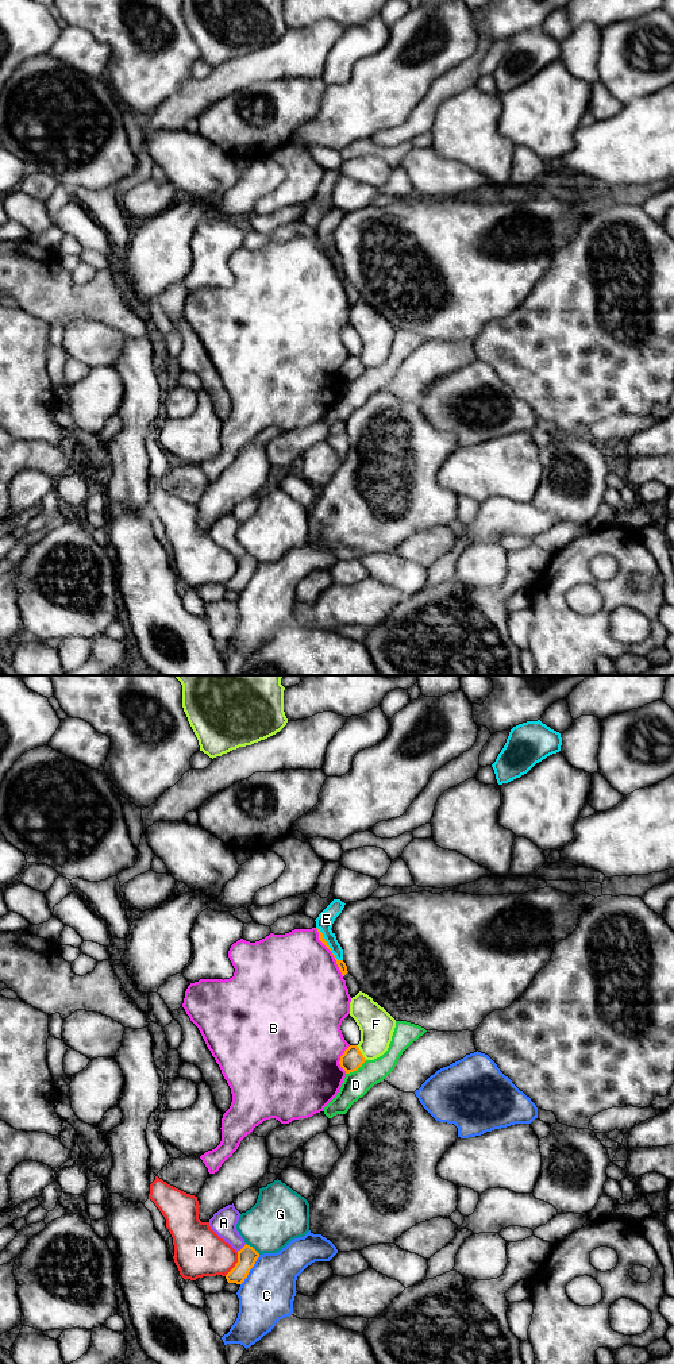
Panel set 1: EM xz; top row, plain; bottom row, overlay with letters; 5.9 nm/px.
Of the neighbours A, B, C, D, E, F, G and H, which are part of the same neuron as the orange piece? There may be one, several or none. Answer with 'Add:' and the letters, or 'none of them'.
Add: none of them

